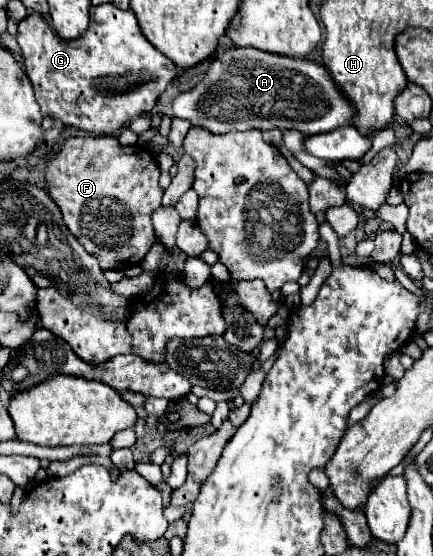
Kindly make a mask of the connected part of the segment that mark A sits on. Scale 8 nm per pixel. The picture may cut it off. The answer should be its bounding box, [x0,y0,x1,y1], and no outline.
[173,46,353,134]

